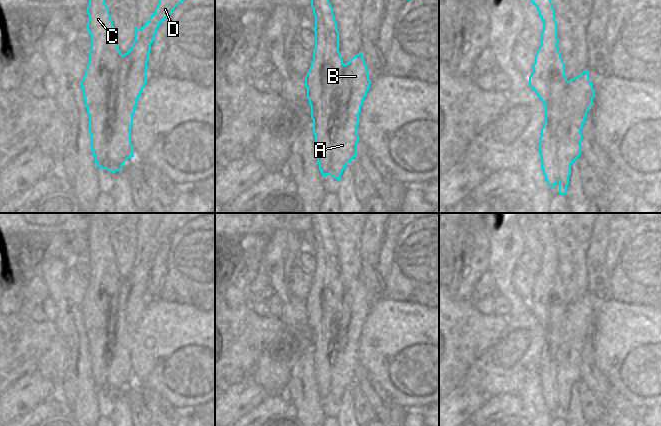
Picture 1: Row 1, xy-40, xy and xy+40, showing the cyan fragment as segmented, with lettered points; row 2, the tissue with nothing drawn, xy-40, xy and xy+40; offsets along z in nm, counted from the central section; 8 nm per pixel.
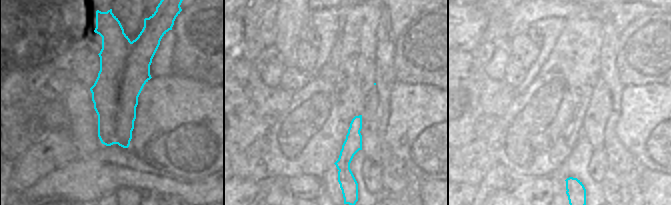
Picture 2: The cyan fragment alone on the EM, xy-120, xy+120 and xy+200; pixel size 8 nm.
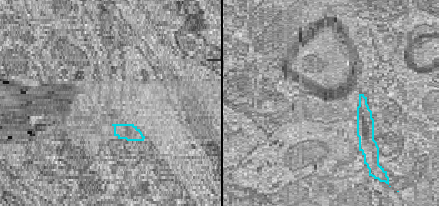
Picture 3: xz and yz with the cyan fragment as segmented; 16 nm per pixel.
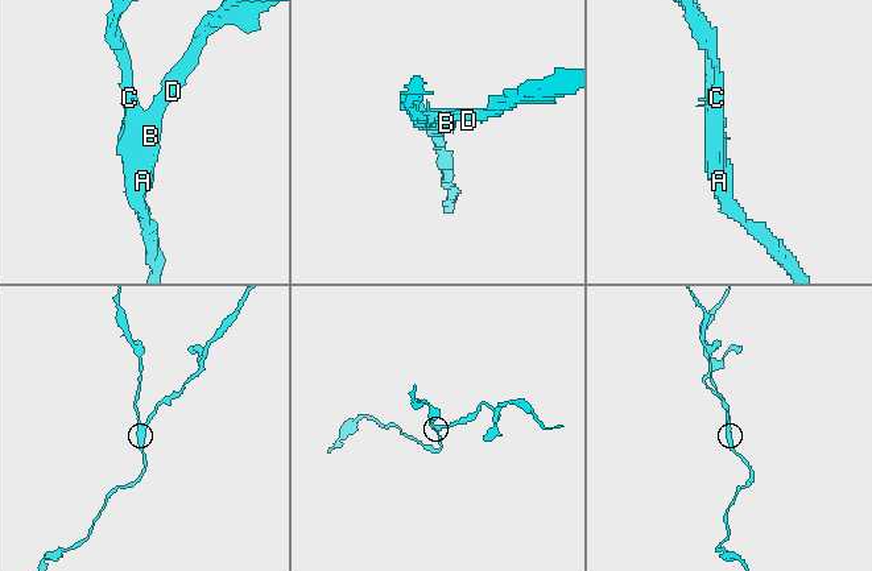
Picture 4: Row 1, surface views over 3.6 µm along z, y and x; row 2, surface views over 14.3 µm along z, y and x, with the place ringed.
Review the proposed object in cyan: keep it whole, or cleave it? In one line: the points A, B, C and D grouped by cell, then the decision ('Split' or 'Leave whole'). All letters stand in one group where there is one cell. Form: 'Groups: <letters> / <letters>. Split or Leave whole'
Groups: A B D / C. Split.

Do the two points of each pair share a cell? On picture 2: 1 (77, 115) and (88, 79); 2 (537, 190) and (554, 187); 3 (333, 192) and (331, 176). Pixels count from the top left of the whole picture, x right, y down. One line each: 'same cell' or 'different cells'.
1: different cells
2: same cell
3: same cell

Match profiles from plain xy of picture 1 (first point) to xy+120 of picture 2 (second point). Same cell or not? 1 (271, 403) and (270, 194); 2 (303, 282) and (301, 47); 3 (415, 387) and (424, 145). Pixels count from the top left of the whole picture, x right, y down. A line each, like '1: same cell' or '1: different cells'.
1: different cells
2: same cell
3: same cell

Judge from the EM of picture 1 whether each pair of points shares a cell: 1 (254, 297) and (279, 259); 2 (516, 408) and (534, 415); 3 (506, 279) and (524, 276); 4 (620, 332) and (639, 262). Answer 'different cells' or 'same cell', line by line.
1: different cells
2: different cells
3: different cells
4: different cells

